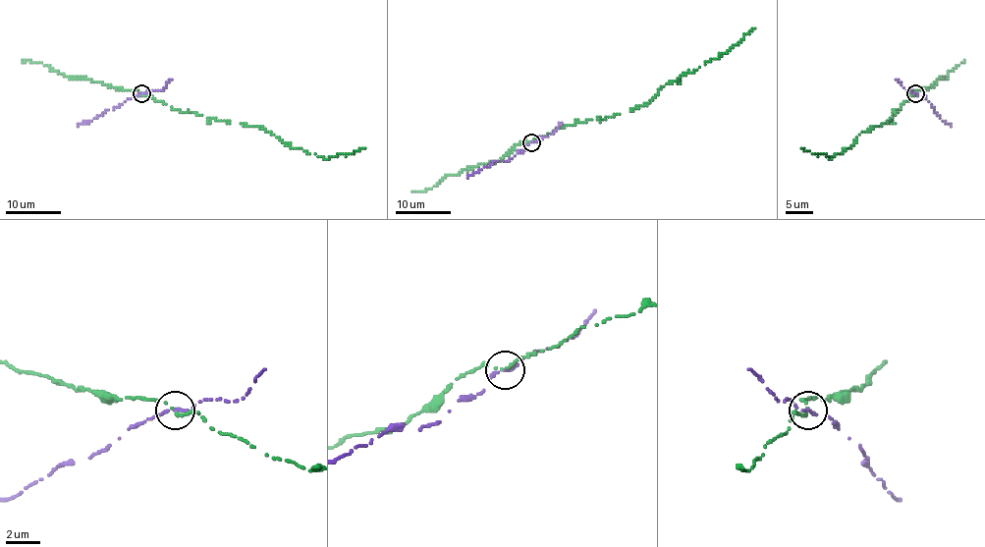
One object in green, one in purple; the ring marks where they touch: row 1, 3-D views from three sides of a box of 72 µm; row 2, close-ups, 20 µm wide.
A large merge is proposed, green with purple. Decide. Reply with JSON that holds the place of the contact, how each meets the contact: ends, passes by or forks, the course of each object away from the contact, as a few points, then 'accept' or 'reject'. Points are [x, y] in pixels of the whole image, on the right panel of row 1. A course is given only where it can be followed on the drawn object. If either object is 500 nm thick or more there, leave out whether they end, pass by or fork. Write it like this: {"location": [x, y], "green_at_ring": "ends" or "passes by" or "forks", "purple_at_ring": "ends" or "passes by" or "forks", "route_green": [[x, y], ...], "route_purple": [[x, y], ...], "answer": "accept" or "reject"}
{"location": [915, 93], "green_at_ring": "passes by", "purple_at_ring": "ends", "route_green": [[915, 93], [911, 93], [892, 119], [857, 136], [848, 147], [832, 158], [800, 147]], "route_purple": [[915, 93], [923, 96], [950, 126]], "answer": "reject"}

